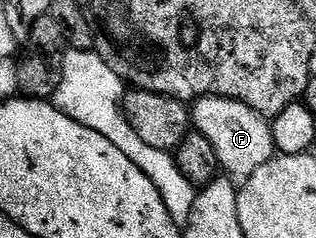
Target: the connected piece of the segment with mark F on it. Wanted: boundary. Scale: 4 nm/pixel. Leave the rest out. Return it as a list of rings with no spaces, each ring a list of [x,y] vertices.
[[[217,96],[199,97],[192,106],[192,126],[208,136],[212,148],[216,148],[219,167],[235,179],[249,178],[256,168],[260,168],[260,164],[268,164],[268,160],[276,157],[270,122],[263,114],[248,108],[248,104]]]

